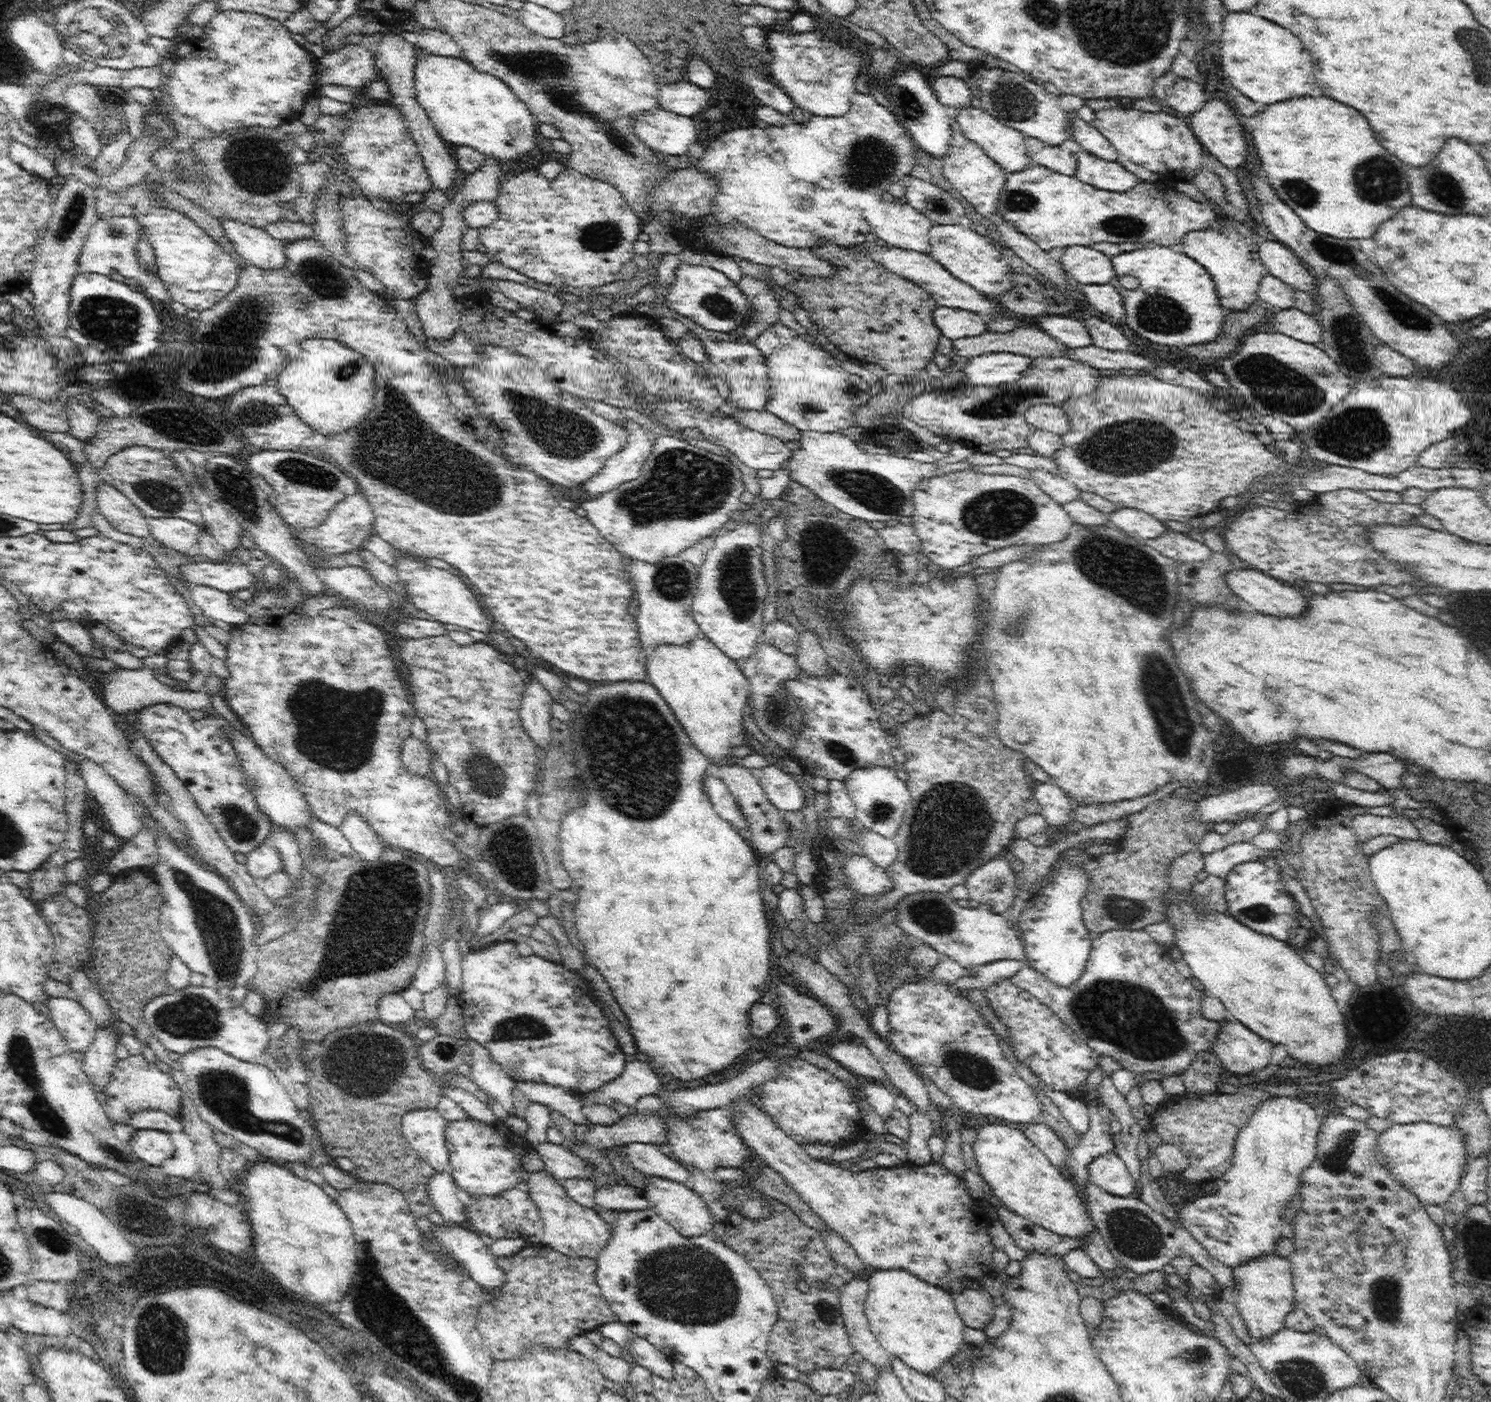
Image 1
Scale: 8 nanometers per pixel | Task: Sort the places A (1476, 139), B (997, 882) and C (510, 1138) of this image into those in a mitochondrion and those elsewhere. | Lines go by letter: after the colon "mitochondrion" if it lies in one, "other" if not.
A: other
B: mitochondrion
C: other

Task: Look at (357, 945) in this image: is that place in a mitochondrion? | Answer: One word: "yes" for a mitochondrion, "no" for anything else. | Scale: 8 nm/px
yes

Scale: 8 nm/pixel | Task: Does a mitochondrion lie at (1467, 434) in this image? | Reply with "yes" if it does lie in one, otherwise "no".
no

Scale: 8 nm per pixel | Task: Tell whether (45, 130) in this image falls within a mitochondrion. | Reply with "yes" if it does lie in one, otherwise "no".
no

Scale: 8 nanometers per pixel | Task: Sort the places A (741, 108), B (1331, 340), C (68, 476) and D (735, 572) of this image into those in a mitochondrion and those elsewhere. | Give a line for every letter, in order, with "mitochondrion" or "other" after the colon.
A: other
B: other
C: other
D: mitochondrion

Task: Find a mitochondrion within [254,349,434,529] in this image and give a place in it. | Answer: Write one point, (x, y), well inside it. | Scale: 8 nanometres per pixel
(304, 471)

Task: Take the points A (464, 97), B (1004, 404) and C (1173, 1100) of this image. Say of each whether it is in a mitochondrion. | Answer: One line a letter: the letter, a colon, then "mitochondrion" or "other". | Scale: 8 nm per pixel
A: other
B: mitochondrion
C: other

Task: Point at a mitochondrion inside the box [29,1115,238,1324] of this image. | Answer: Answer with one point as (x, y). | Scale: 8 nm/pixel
(37, 1238)

